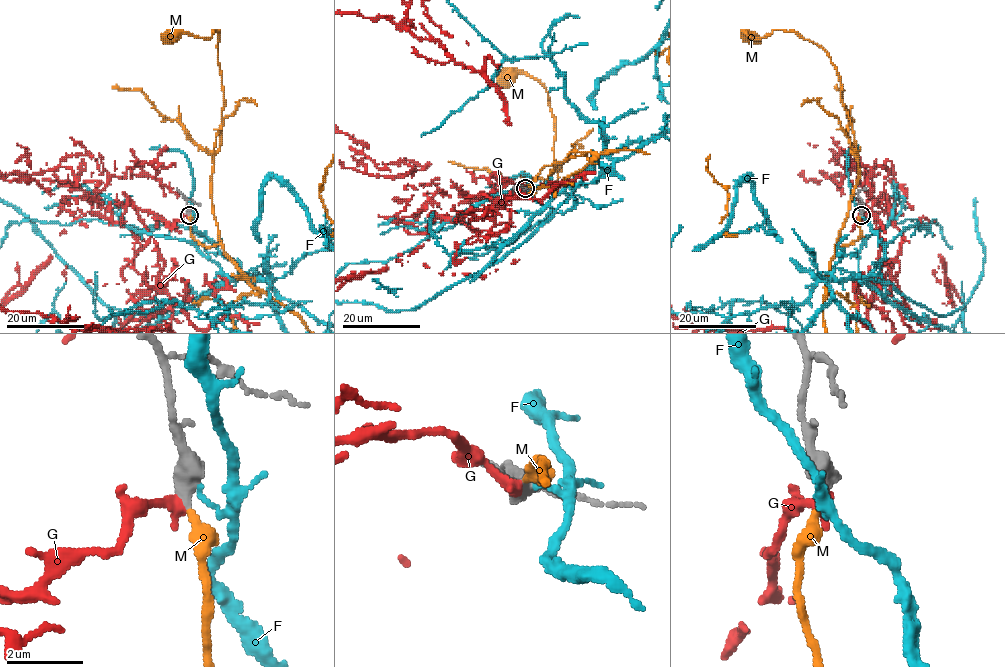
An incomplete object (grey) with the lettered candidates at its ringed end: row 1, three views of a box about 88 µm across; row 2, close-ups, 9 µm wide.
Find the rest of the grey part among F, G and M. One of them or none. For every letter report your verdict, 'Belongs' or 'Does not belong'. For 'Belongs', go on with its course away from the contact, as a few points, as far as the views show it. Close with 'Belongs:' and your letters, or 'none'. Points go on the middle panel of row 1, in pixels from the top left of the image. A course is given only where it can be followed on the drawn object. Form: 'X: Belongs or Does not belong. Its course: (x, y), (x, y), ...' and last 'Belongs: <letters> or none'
F: Does not belong
G: Does not belong
M: Belongs. Its course: (525, 187), (554, 163), (546, 184), (557, 182), (555, 127), (545, 88), (520, 72), (504, 78)
Belongs: M

